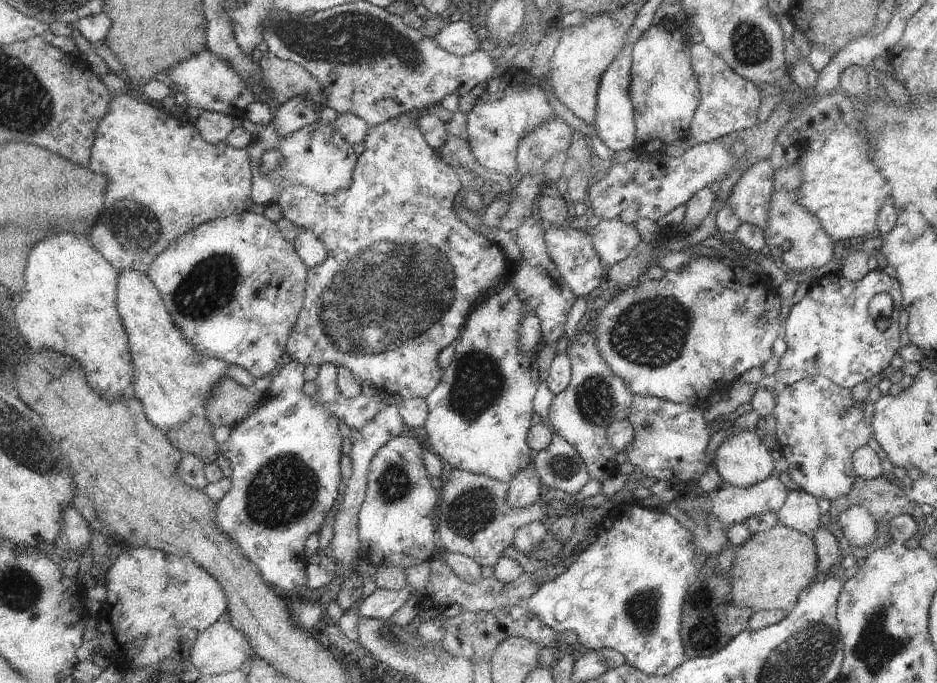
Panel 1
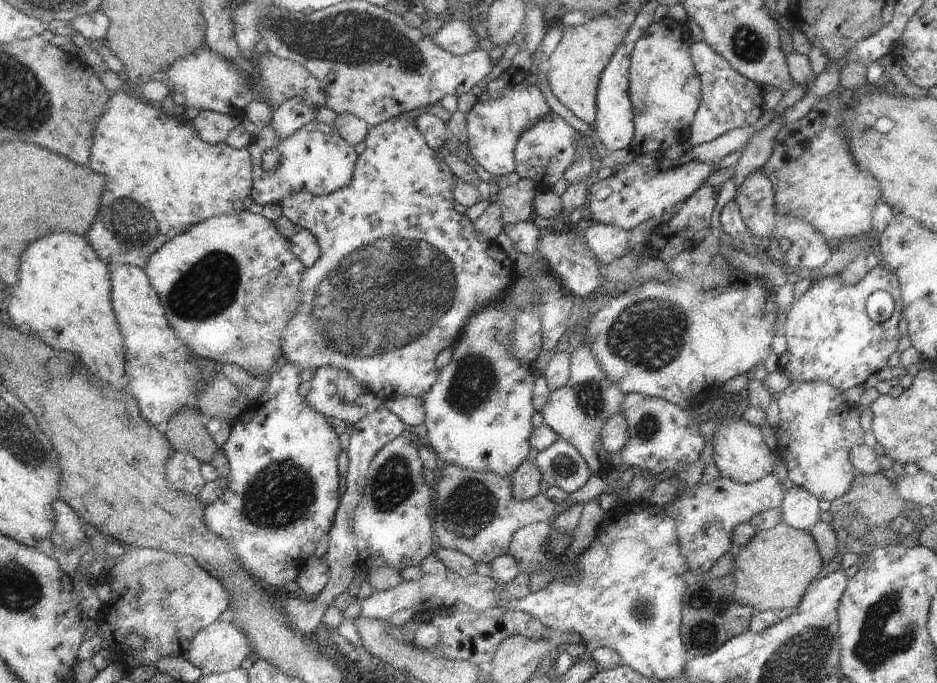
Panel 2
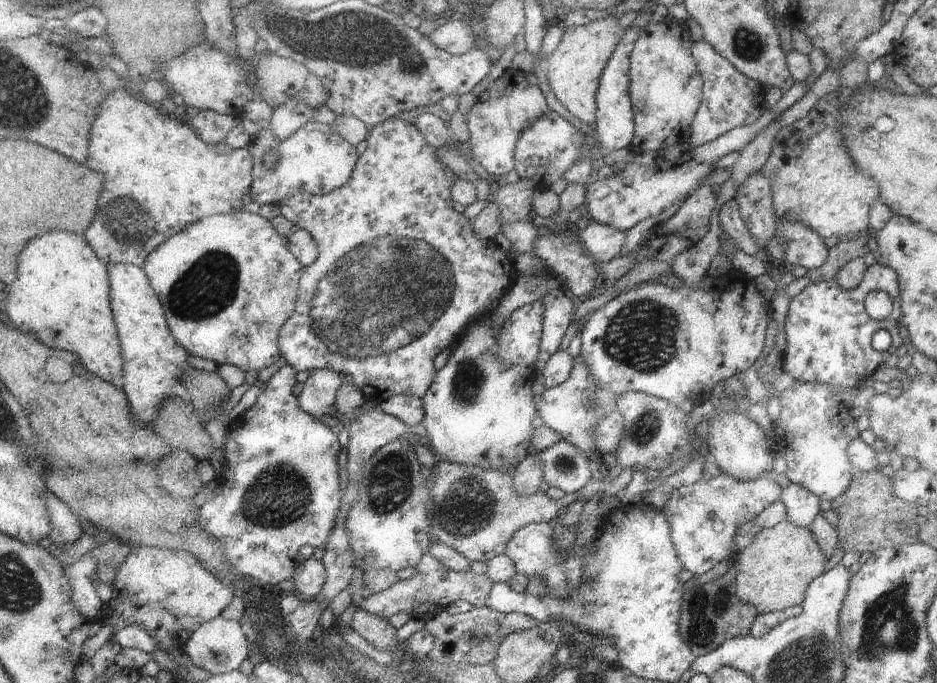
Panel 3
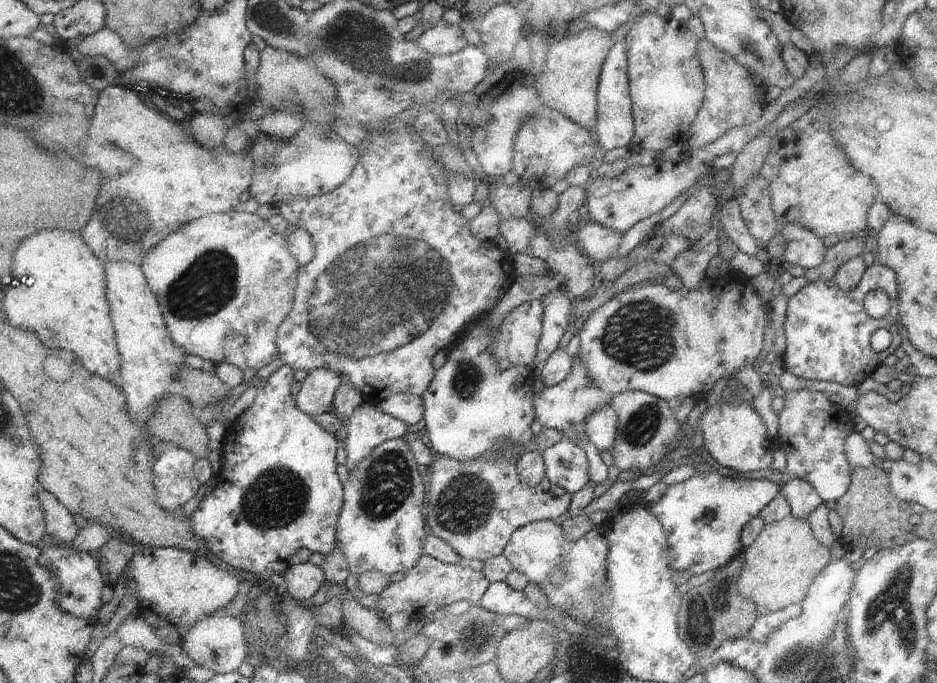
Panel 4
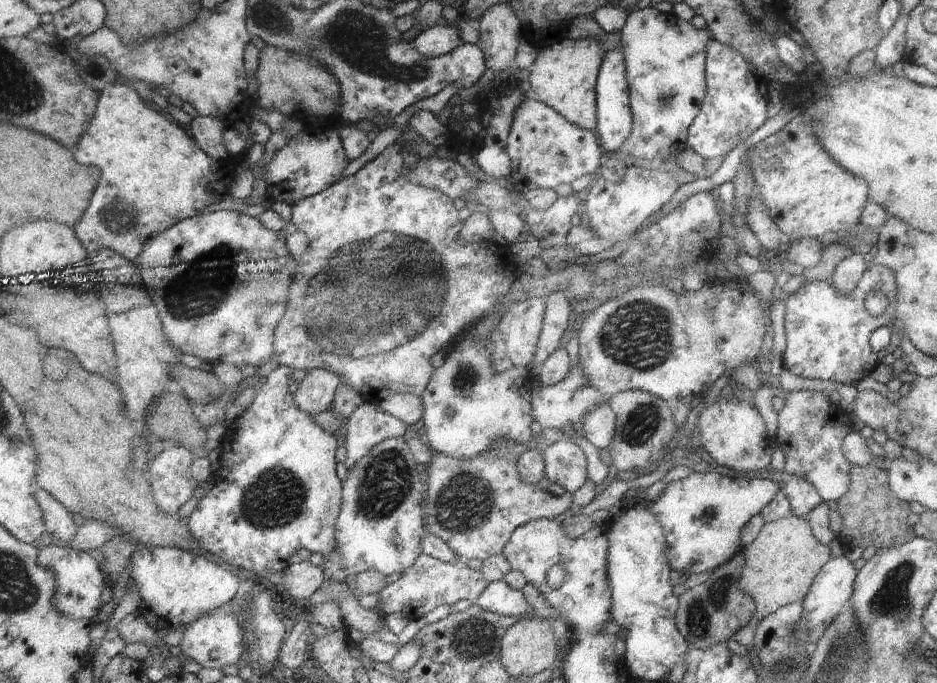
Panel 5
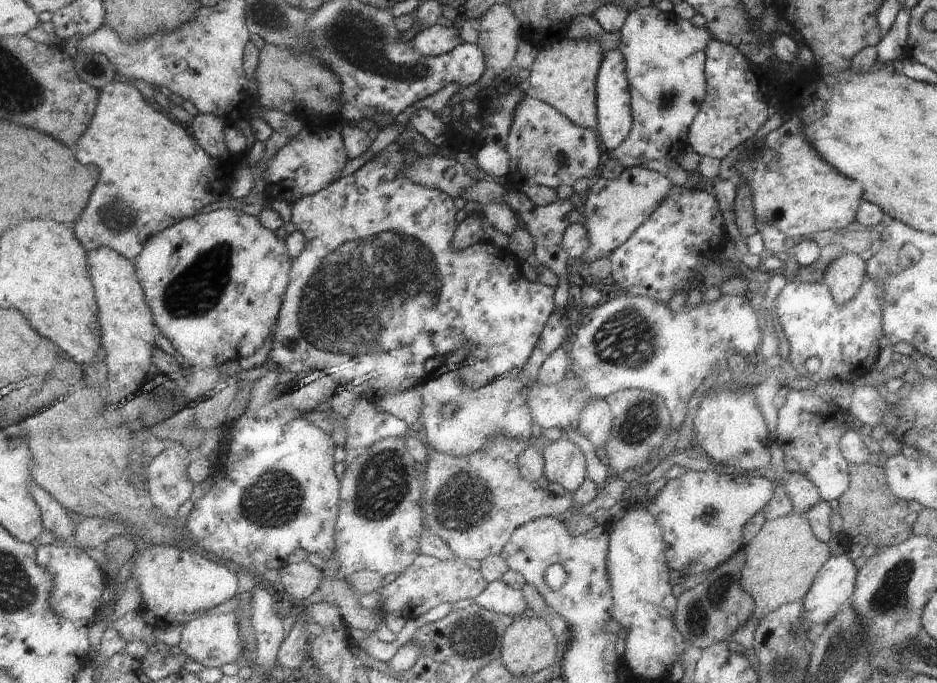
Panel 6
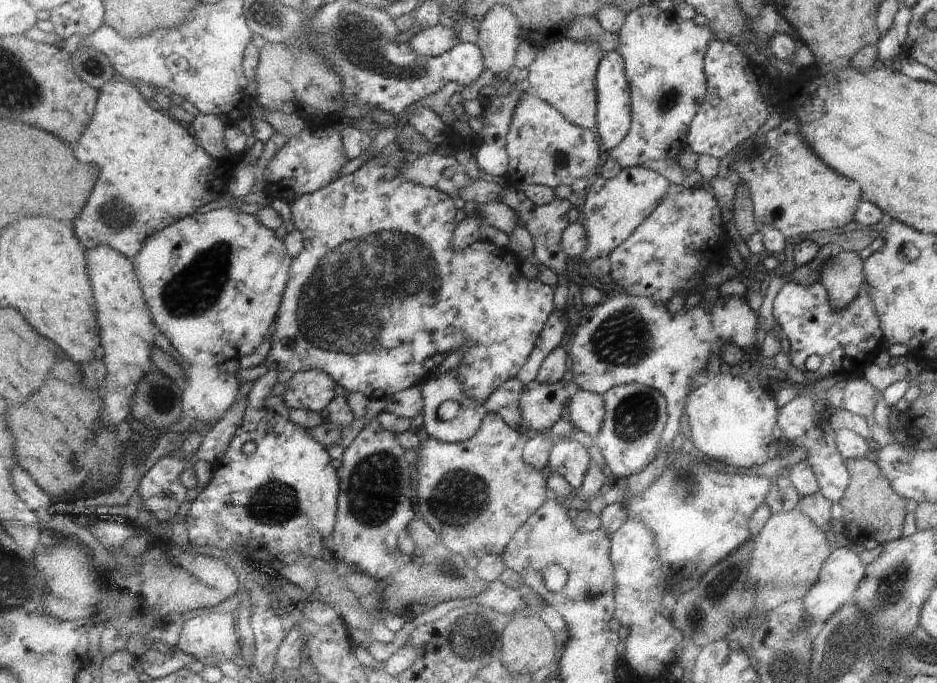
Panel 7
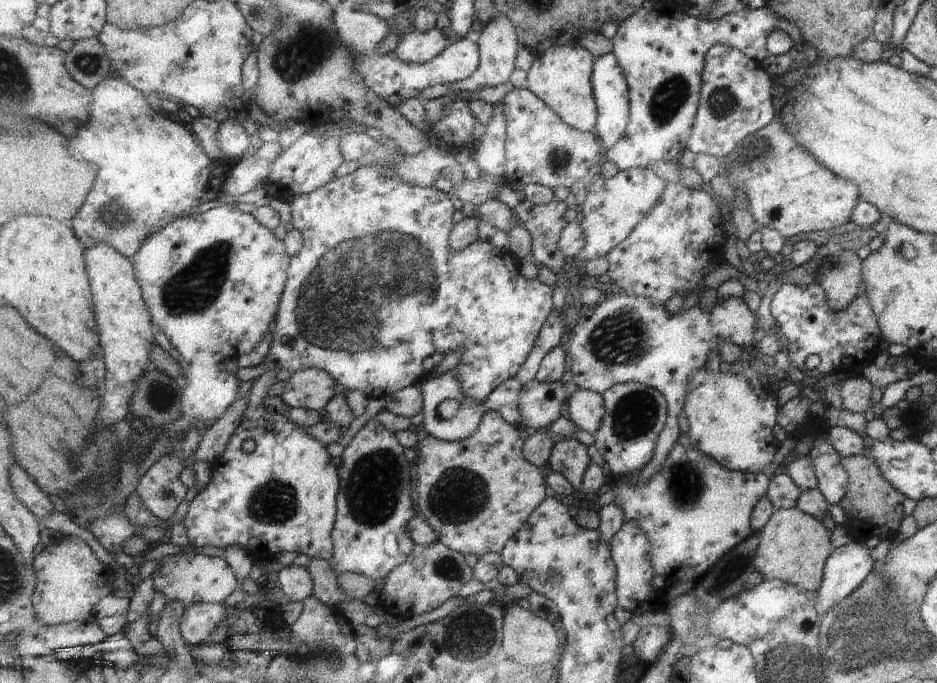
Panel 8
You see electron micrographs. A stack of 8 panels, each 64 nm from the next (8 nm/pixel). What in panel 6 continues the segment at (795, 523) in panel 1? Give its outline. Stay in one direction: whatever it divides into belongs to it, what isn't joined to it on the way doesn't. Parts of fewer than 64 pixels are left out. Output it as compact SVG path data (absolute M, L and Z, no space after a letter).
M792 472L786 474L782 479L787 496L791 499L793 513L802 515L807 512L811 506L815 506L820 501L818 490L814 484L811 484L803 474Z

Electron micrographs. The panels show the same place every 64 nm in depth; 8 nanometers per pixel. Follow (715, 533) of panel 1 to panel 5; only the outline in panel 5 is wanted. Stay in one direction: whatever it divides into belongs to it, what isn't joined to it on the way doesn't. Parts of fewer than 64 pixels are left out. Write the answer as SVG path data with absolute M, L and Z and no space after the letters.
M709 469L706 473L693 471L688 477L679 481L671 481L665 492L654 502L650 510L658 519L665 530L668 542L668 559L672 562L674 570L682 570L683 573L699 574L705 570L726 563L735 553L740 552L740 530L748 524L753 516L759 515L762 508L773 500L775 493L780 490L780 481L772 479L730 478L722 476Z

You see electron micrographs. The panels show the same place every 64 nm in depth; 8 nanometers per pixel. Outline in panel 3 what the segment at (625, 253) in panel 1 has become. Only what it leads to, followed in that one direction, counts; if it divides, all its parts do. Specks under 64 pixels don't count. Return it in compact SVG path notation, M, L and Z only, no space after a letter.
M593 222L584 231L575 234L597 261L611 262L621 254L627 240L626 231Z

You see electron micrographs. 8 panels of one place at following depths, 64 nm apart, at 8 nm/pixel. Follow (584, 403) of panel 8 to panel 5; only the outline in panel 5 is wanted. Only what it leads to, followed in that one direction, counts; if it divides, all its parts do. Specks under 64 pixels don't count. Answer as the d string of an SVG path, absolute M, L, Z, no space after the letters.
M608 402L584 416L585 436L600 449L611 446L616 426L617 416Z

